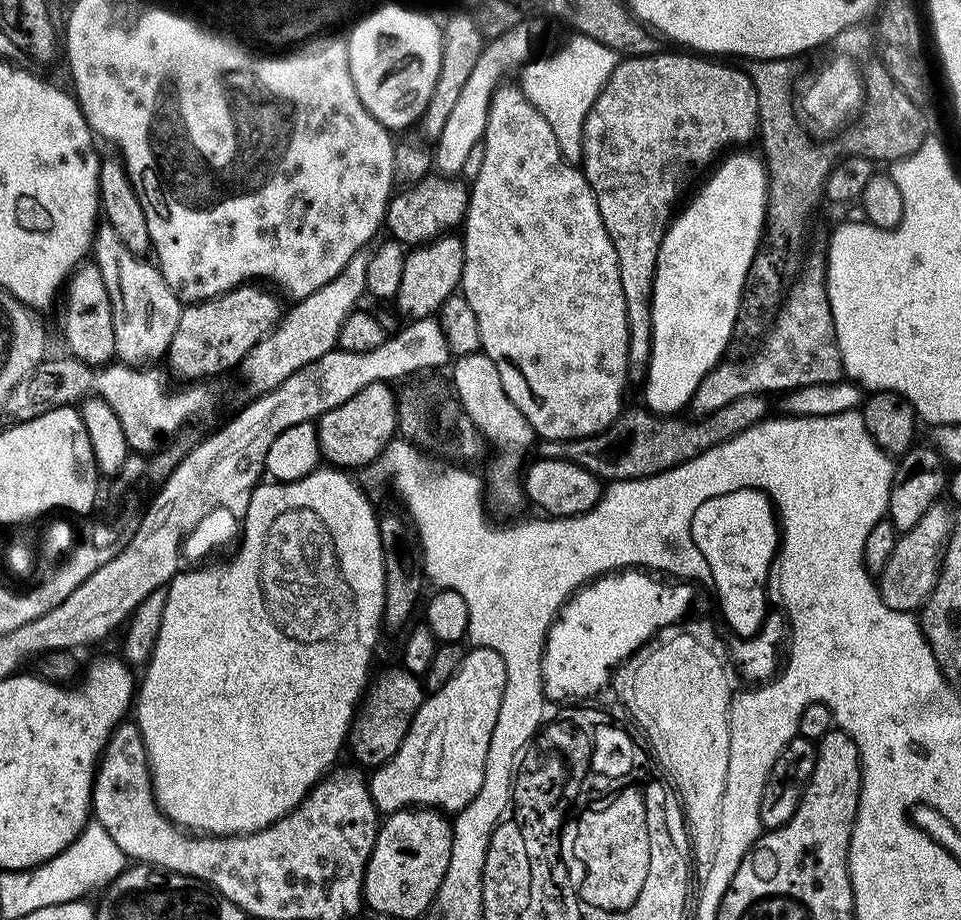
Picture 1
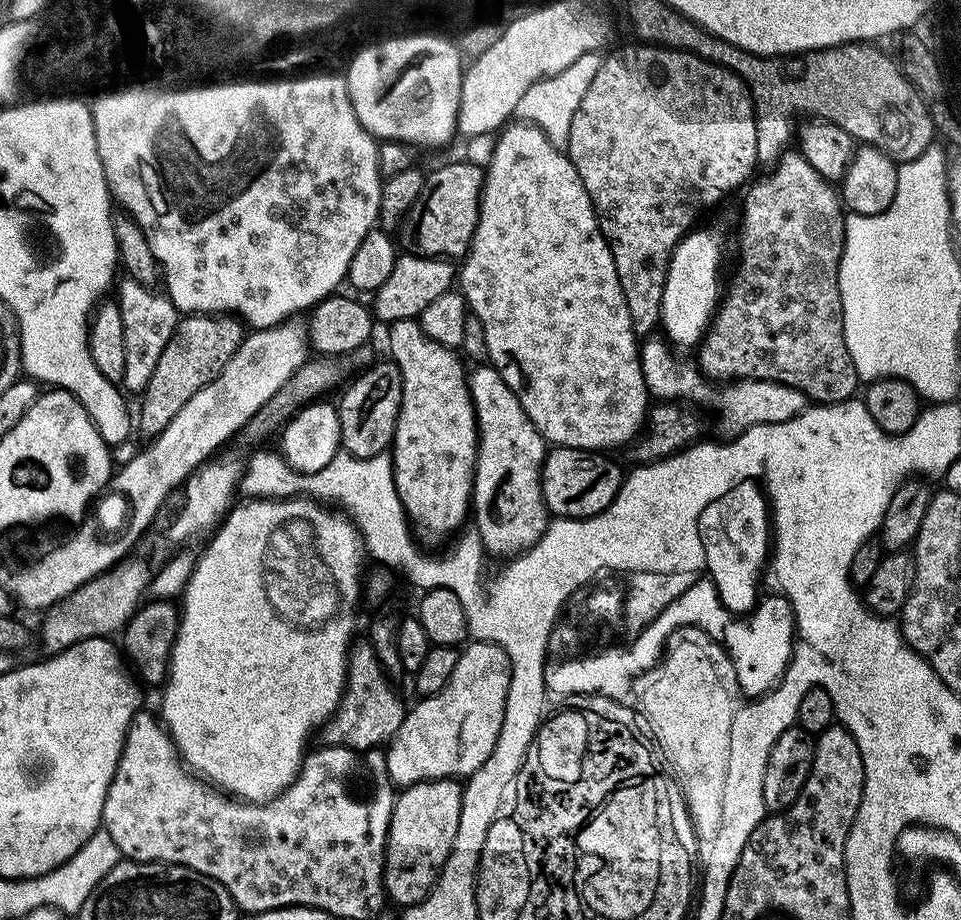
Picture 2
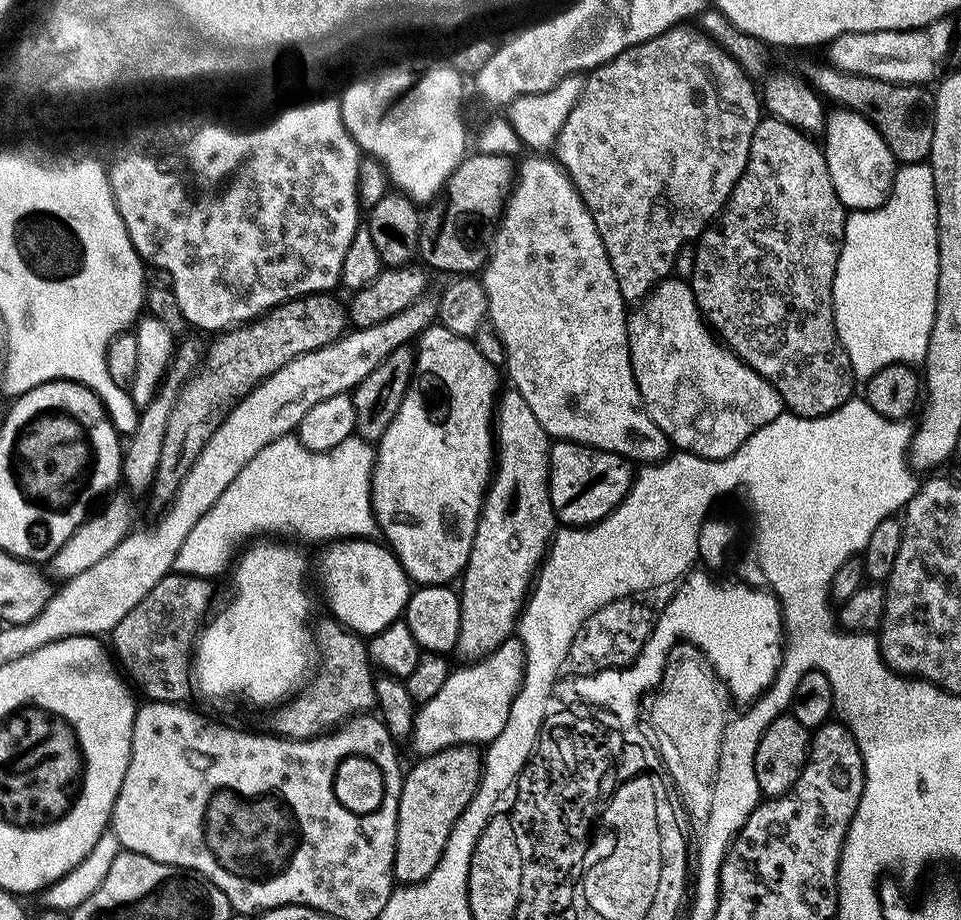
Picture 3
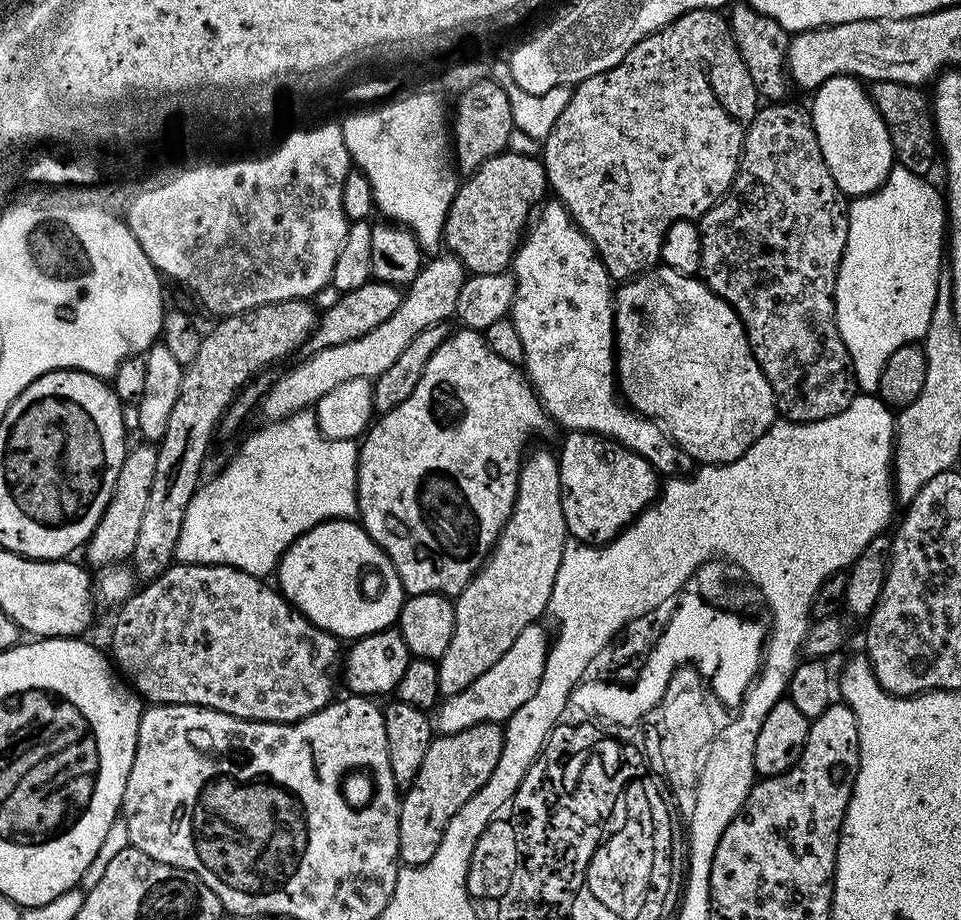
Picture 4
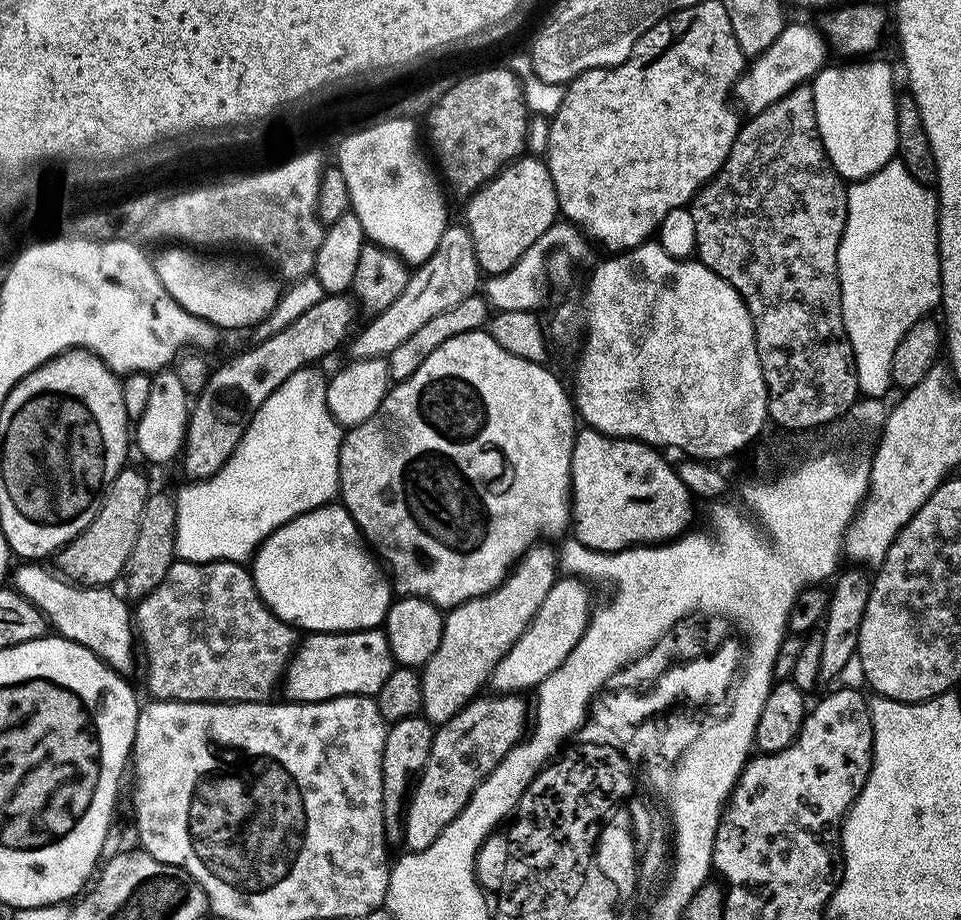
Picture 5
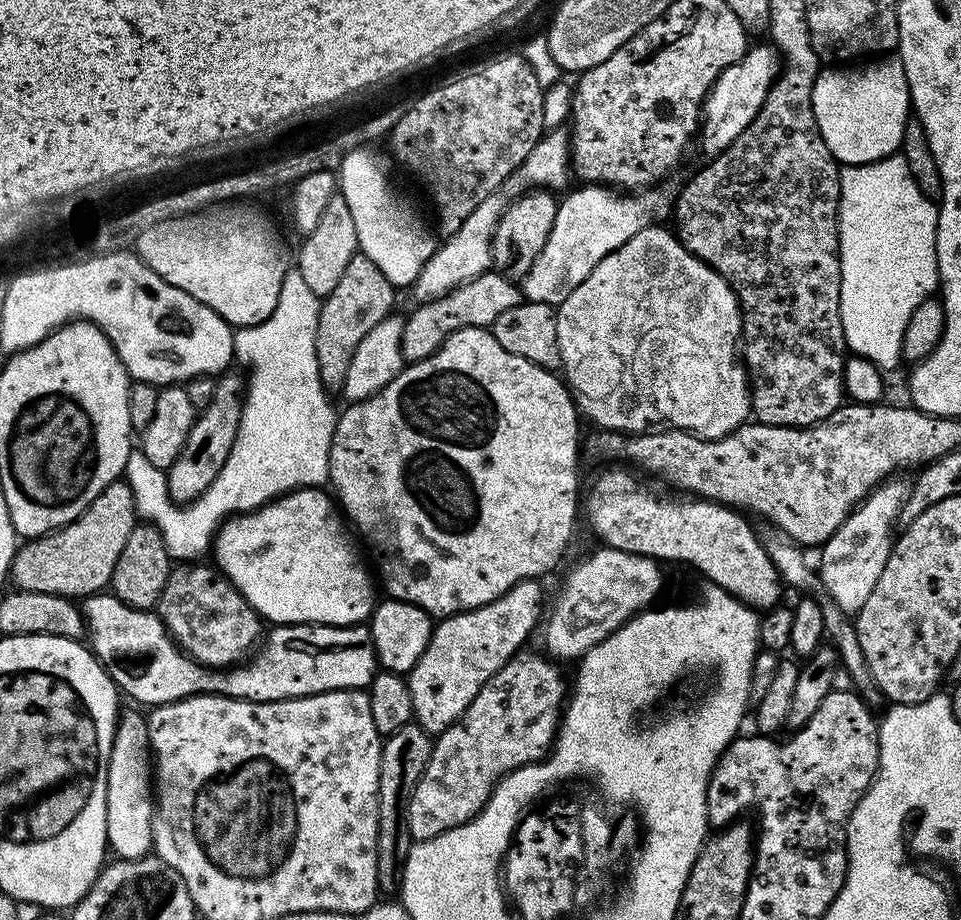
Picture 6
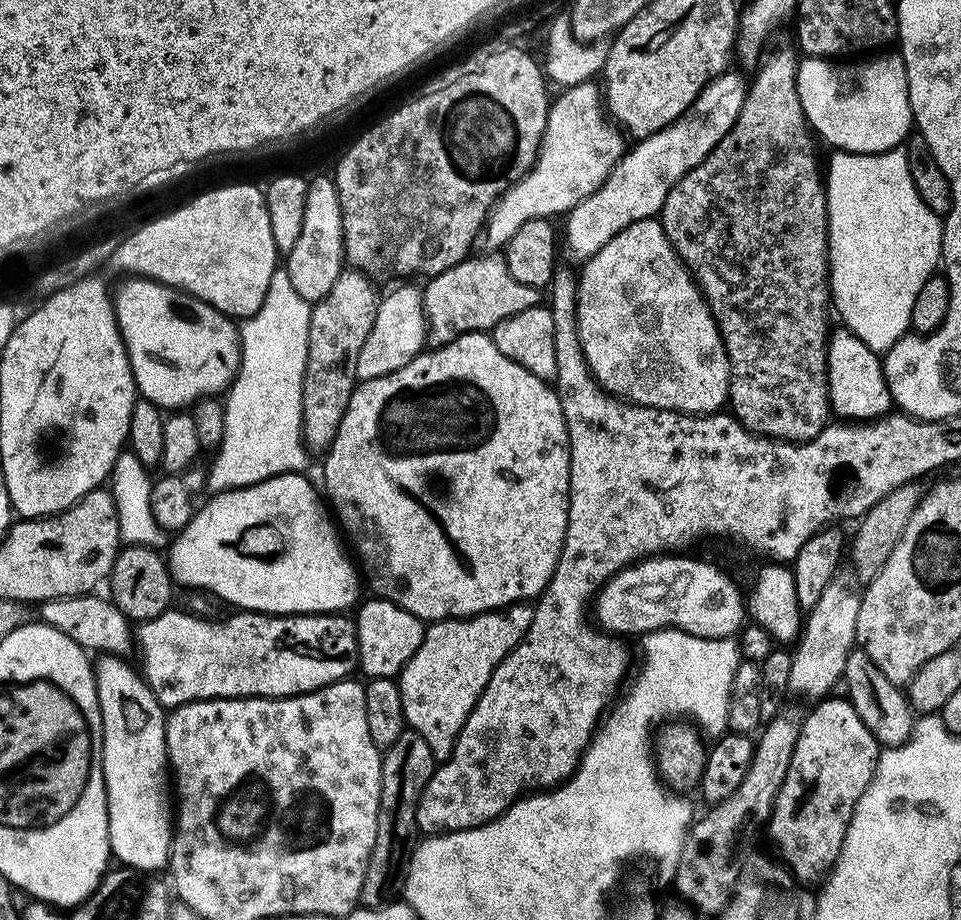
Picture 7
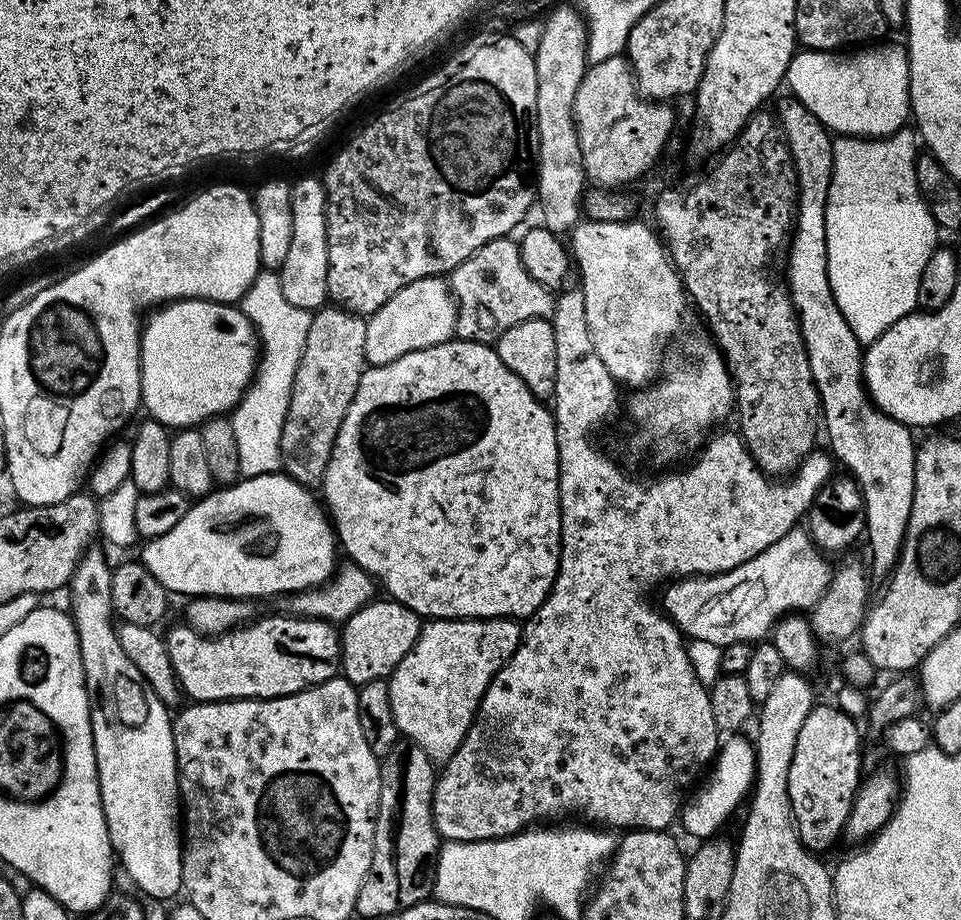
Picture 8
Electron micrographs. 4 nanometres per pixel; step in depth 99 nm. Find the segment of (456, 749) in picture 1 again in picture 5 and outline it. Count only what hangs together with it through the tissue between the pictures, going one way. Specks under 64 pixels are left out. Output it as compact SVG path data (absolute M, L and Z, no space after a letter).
M560 578L556 585L546 594L542 606L538 606L538 614L530 622L530 626L510 646L508 653L498 662L498 666L492 671L490 688L496 694L520 694L529 688L535 689L562 662L566 662L566 654L578 646L582 634L588 625L590 607L588 608L589 585L579 578Z

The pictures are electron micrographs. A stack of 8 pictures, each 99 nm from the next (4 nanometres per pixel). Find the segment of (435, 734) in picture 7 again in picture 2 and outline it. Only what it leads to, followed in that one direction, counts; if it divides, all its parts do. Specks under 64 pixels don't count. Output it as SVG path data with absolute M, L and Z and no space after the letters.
M484 362L473 367L468 372L468 393L472 399L472 405L476 411L476 473L472 479L472 503L471 511L476 516L474 530L480 536L480 541L485 553L489 557L504 556L503 558L515 558L521 552L533 548L542 538L542 534L550 523L550 513L544 495L542 494L542 482L540 471L544 465L546 455L546 441L544 435L530 422L526 410L522 410L522 402L506 386L502 374L493 368L491 363Z

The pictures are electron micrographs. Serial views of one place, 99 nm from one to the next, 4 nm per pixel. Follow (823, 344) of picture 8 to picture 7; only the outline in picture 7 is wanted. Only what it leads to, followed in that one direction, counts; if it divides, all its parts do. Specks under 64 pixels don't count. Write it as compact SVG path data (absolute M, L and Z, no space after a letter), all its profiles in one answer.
M843 326L833 327L828 337L828 406L831 415L844 422L876 420L894 408L881 357Z

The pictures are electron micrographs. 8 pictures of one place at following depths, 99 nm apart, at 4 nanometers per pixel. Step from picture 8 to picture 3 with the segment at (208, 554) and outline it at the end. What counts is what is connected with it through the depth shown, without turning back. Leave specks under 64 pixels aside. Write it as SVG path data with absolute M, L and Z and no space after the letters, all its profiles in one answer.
M353 538L329 543L320 556L320 580L333 617L346 628L371 638L401 619L408 605L410 581L392 549L372 538Z

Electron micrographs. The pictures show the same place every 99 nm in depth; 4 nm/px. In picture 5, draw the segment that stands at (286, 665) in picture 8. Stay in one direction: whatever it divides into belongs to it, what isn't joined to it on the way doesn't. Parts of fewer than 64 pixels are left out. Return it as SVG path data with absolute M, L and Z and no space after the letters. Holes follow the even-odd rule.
M24 562L21 564L24 565L17 572L11 573L11 587L21 592L30 602L34 602L34 606L38 606L38 610L42 610L44 615L48 617L49 625L64 639L72 640L75 644L89 648L99 660L104 661L115 672L128 674L132 668L132 663L138 660L138 636L134 631L134 612L130 604L128 608L127 602L129 603L129 601L119 591L117 591L118 593L112 592L116 590L111 587L85 586L75 583L61 576L59 571L53 570L51 567L49 567L50 569L43 568L40 565L43 563ZM362 628L358 632L314 632L297 643L288 671L284 673L282 692L284 688L289 701L301 704L333 700L339 696L375 697L393 667L390 642L380 628Z

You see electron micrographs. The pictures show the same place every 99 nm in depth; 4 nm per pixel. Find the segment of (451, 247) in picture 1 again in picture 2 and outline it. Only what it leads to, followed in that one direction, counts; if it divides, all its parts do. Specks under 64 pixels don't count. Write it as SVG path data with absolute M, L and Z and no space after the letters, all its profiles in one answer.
M397 255L394 270L390 270L390 278L386 278L386 282L382 282L380 289L371 297L370 307L375 319L384 320L385 325L399 320L417 319L426 310L426 306L430 306L430 302L453 291L457 276L457 269L451 260L439 256Z

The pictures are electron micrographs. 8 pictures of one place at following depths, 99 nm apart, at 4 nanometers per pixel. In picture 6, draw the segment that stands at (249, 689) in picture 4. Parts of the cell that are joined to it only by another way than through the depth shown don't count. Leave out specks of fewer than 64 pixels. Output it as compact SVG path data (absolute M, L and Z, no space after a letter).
M180 562L173 567L160 595L158 615L172 639L193 660L208 668L227 670L261 643L262 618L223 572L200 563L204 562Z

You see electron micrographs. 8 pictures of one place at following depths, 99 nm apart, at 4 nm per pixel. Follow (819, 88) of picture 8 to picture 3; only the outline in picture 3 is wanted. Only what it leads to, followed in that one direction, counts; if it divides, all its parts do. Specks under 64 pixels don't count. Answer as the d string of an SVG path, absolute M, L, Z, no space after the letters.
M833 107L824 121L822 147L826 166L830 170L830 182L834 182L836 197L844 203L845 209L869 212L888 201L898 161L868 117L851 108Z

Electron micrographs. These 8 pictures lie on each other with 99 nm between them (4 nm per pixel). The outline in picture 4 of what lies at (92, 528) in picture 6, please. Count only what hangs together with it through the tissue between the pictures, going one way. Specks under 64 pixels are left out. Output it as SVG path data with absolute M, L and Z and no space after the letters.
M140 442L136 449L129 451L124 457L122 466L118 470L116 491L112 500L106 506L104 517L92 531L88 539L86 553L87 563L93 569L103 570L127 561L134 550L134 542L138 542L138 529L142 523L142 514L146 514L146 501L150 499L150 486L154 482L154 470L158 466L158 454L151 443Z

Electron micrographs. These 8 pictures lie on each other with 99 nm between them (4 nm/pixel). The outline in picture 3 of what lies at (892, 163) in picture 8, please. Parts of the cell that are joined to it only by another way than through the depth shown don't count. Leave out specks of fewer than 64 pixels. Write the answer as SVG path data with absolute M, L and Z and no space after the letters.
M927 162L918 164L900 164L896 170L896 177L892 183L892 193L888 195L888 201L880 208L869 212L847 213L844 221L844 243L840 245L840 257L836 273L832 279L832 309L836 319L836 337L840 340L848 361L852 367L852 375L856 378L873 376L878 370L882 370L891 364L910 364L920 366L927 358L927 344L930 342L931 327L935 320L935 298L938 290L938 218L936 217L936 200L934 190L934 177L931 166Z

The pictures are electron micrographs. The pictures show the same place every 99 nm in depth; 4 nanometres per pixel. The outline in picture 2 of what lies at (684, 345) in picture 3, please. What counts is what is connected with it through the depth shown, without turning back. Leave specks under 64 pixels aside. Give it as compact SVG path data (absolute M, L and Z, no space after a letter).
M645 339L638 348L642 374L649 393L653 397L660 396L656 398L664 402L691 402L696 406L709 404L720 415L720 428L728 432L727 434L739 434L745 428L753 428L759 424L786 422L799 416L806 407L806 397L801 392L784 384L773 384L770 380L738 380L721 387L724 388L721 392L715 392L712 389L715 387L709 383L695 363L687 364L686 361L679 360L667 339L656 339Z

